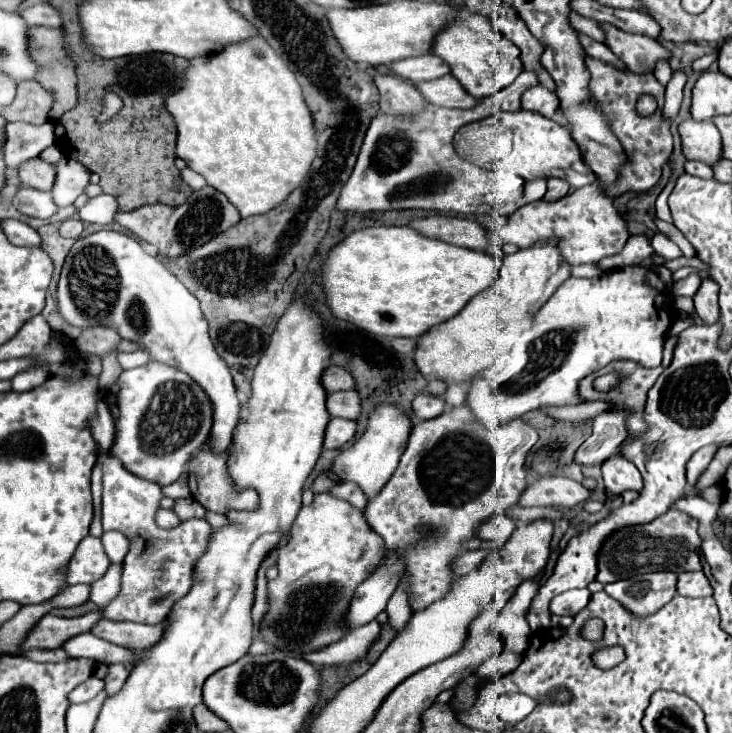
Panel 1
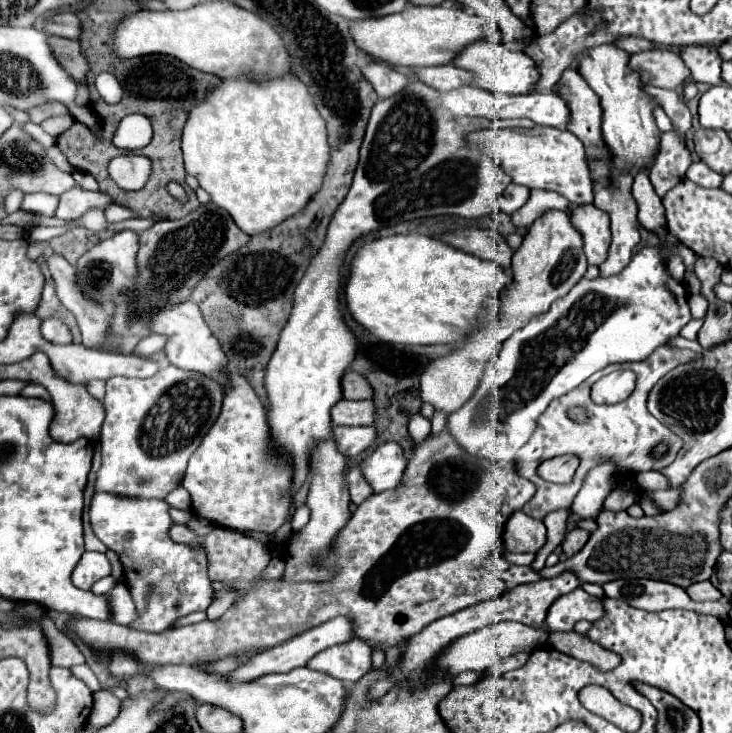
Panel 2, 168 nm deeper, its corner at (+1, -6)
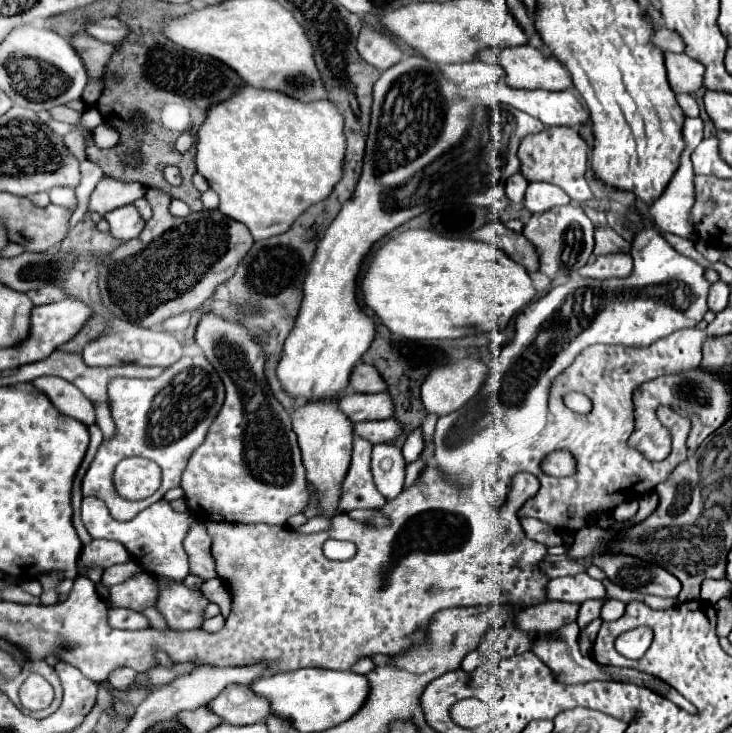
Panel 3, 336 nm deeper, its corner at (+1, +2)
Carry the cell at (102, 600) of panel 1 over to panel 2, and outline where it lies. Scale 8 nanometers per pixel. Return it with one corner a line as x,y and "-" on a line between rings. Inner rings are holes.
117,584
109,594
109,602
111,602
111,612
113,612
113,622
121,624
121,626
129,626
137,620
137,610
133,604
133,598
127,590
127,586

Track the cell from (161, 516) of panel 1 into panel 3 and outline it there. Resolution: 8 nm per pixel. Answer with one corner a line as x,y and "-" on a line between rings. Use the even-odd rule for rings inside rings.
193,522
189,526
189,532
183,540
183,546
189,554
189,566
191,566
191,574
195,576
201,576
203,580
209,580
209,578
217,578
217,572
215,572
215,562
211,558
211,538
205,530
203,524
199,522

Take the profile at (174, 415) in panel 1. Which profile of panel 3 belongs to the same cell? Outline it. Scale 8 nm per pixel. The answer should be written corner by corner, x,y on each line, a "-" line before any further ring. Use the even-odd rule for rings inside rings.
199,354
183,356
173,366
165,368
157,378
113,378
109,380
107,394
115,422
115,436
101,442
97,456
83,478
83,496
97,496
105,500
113,518
129,520
153,502
161,500
167,490
179,486
189,456
205,440
211,422
221,410
225,390
211,362
-
131,456
149,458
163,470
161,488
153,496
137,502
119,496
113,484
115,466

